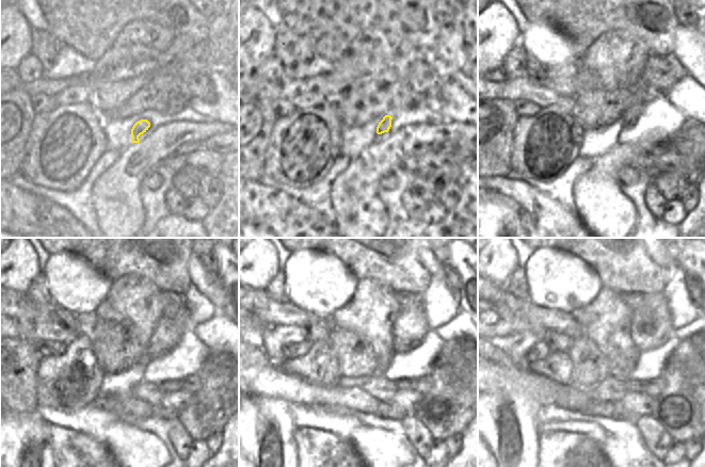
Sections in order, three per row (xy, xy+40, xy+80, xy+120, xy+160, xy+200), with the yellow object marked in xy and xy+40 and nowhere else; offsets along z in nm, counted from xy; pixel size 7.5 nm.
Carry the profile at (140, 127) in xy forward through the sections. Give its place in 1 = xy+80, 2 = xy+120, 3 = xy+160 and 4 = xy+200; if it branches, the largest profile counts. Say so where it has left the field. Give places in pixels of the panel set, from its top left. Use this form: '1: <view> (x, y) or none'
1: xy+80 (643, 96)
2: xy+120 (167, 332)
3: xy+160 (411, 326)
4: xy+200 (651, 325)

